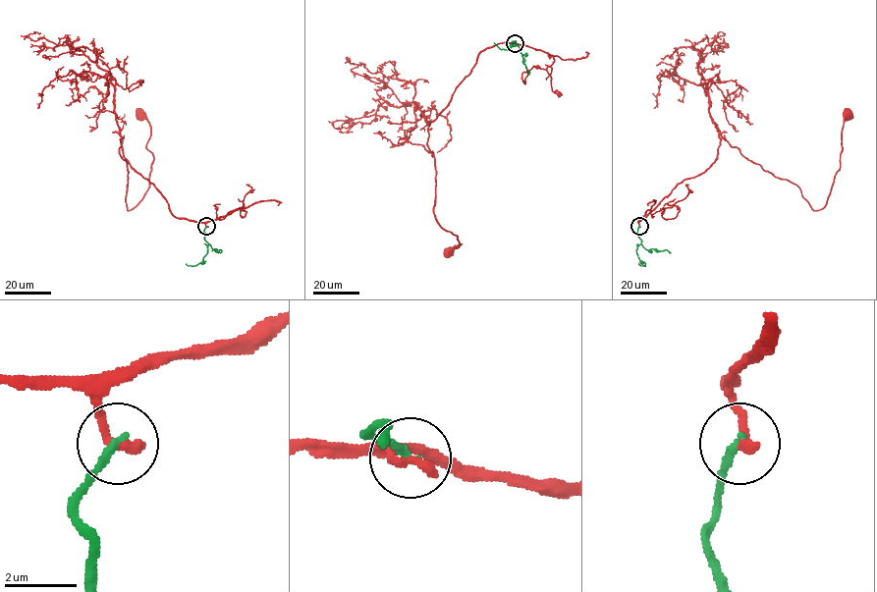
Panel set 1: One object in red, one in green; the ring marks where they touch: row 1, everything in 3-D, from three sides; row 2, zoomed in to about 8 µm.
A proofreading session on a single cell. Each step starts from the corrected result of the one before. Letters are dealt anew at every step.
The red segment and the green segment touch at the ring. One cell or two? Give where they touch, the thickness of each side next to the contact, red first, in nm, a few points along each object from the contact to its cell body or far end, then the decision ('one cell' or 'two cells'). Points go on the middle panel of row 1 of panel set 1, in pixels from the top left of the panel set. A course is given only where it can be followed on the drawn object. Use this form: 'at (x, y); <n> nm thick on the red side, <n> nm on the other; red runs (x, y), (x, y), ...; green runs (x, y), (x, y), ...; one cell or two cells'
at (515, 43); 320 nm thick on the red side, 240 nm on the other; red runs (515, 43), (483, 49), (428, 128), (436, 175), (434, 214), (461, 243), (448, 252); green runs (515, 43), (512, 41), (516, 46), (516, 40), (507, 49), (500, 49), (494, 43); two cells

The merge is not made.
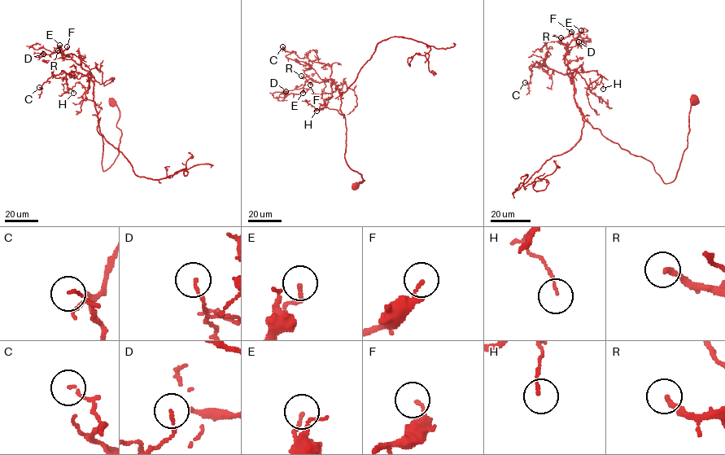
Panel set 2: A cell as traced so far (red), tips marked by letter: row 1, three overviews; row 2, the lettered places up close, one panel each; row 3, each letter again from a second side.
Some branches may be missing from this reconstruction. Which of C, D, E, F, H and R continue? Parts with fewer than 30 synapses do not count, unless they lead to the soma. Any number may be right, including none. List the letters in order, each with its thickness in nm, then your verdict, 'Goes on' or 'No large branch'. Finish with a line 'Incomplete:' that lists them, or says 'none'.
C: Thickness 100 nm. No large branch
D: Thickness 100 nm. No large branch
E: Thickness 150 nm. No large branch
F: Thickness 110 nm. No large branch
H: Thickness 90 nm. No large branch
R: Thickness 240 nm. Goes on
Incomplete: R

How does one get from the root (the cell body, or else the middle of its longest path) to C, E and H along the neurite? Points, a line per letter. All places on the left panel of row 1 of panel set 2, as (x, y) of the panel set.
C: (112, 100), (121, 137), (116, 159), (103, 171), (93, 83), (62, 71), (39, 87)
E: (112, 100), (121, 137), (116, 159), (103, 171), (91, 73), (64, 59), (59, 45)
H: (112, 100), (121, 137), (116, 159), (103, 171), (93, 82), (88, 77), (86, 90), (76, 83), (73, 93)

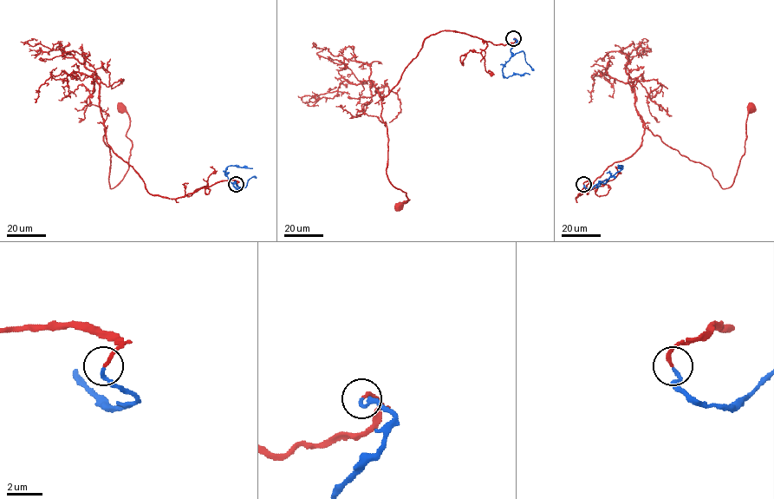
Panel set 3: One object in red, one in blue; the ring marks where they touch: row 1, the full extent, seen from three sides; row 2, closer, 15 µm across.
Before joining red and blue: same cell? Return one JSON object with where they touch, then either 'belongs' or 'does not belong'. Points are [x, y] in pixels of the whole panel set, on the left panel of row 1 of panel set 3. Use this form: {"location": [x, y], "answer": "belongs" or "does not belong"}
{"location": [236, 184], "answer": "belongs"}

